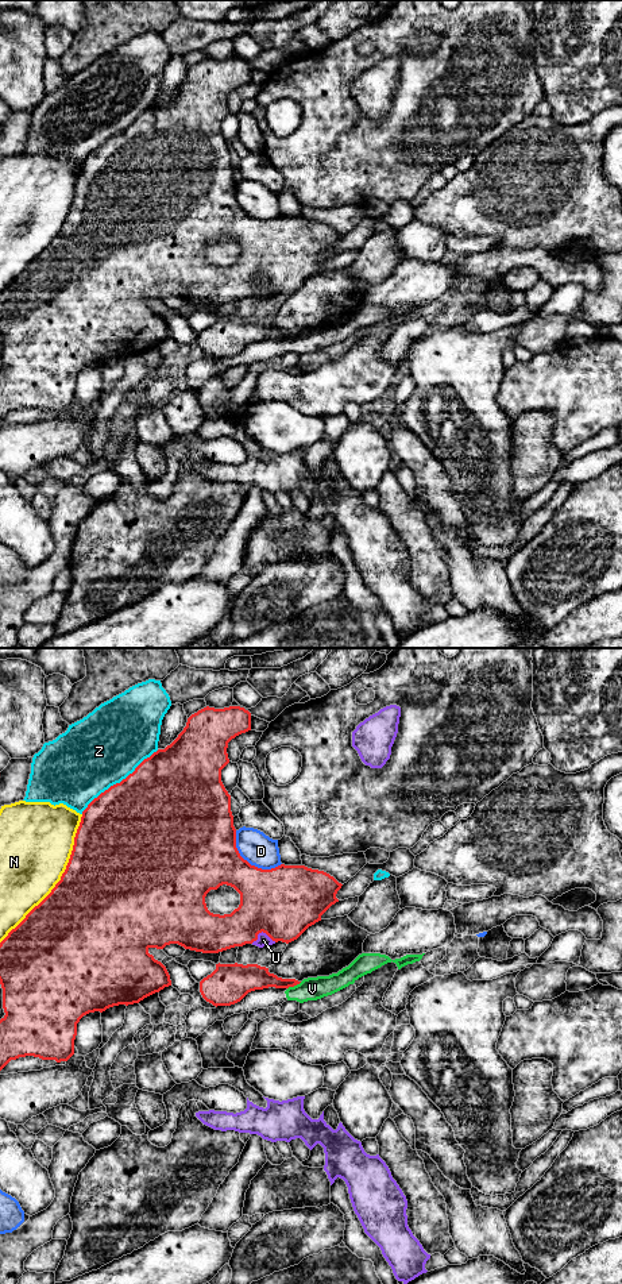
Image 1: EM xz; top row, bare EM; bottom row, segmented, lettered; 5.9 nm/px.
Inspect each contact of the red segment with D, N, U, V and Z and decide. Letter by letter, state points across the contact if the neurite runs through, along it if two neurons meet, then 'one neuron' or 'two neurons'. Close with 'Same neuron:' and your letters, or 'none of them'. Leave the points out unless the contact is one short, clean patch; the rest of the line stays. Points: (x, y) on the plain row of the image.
D: two neurons
N: two neurons
U: two neurons
V: border xz (301, 334), (288, 340); two neurons
Z: two neurons
Same neuron: none of them

